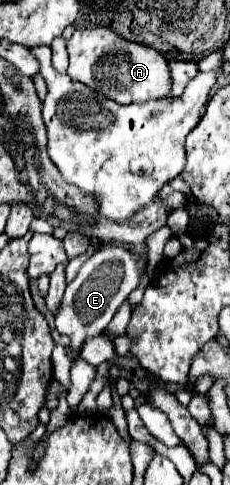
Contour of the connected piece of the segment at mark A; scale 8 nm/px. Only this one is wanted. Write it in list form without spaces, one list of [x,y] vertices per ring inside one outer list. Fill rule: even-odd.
[[[110,28],[76,30],[68,40],[68,54],[70,54],[68,76],[94,88],[96,92],[106,94],[108,100],[114,100],[116,104],[134,104],[152,98],[168,98],[170,92],[168,60],[148,46],[132,44],[120,38]]]

